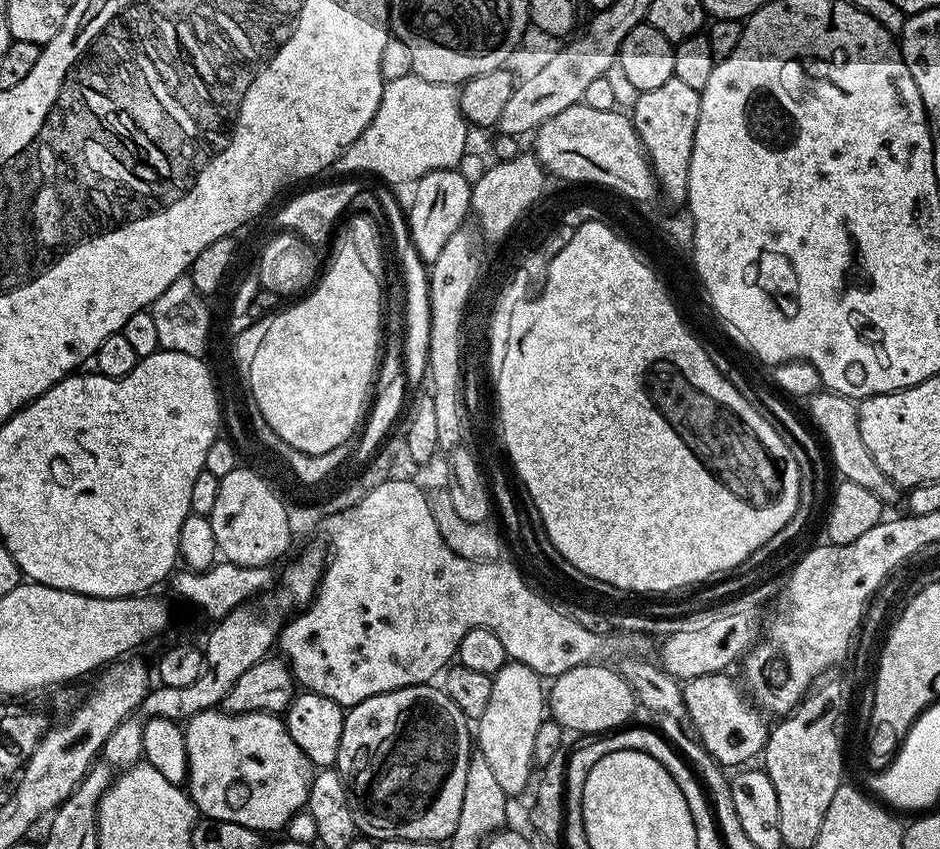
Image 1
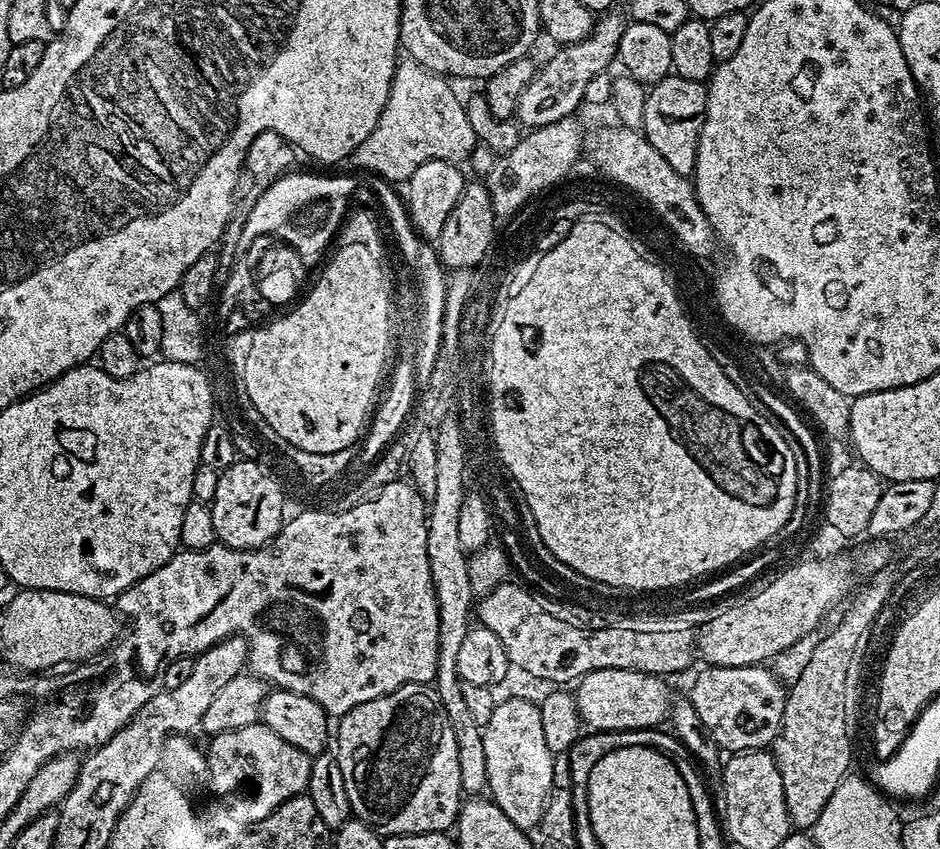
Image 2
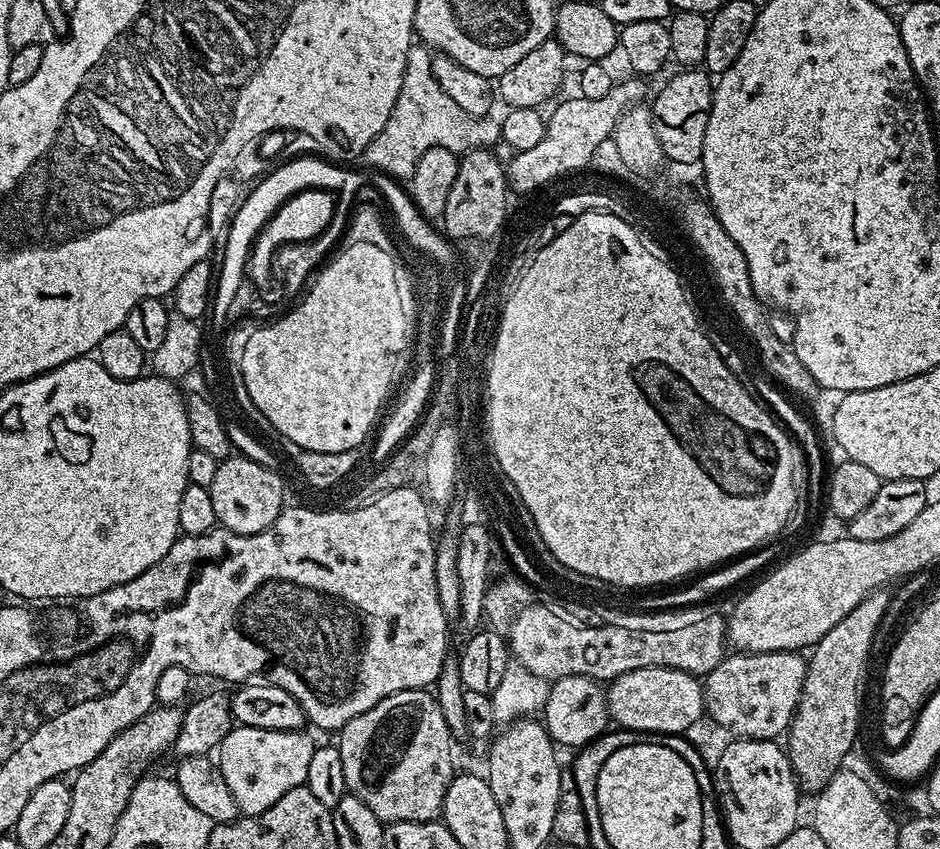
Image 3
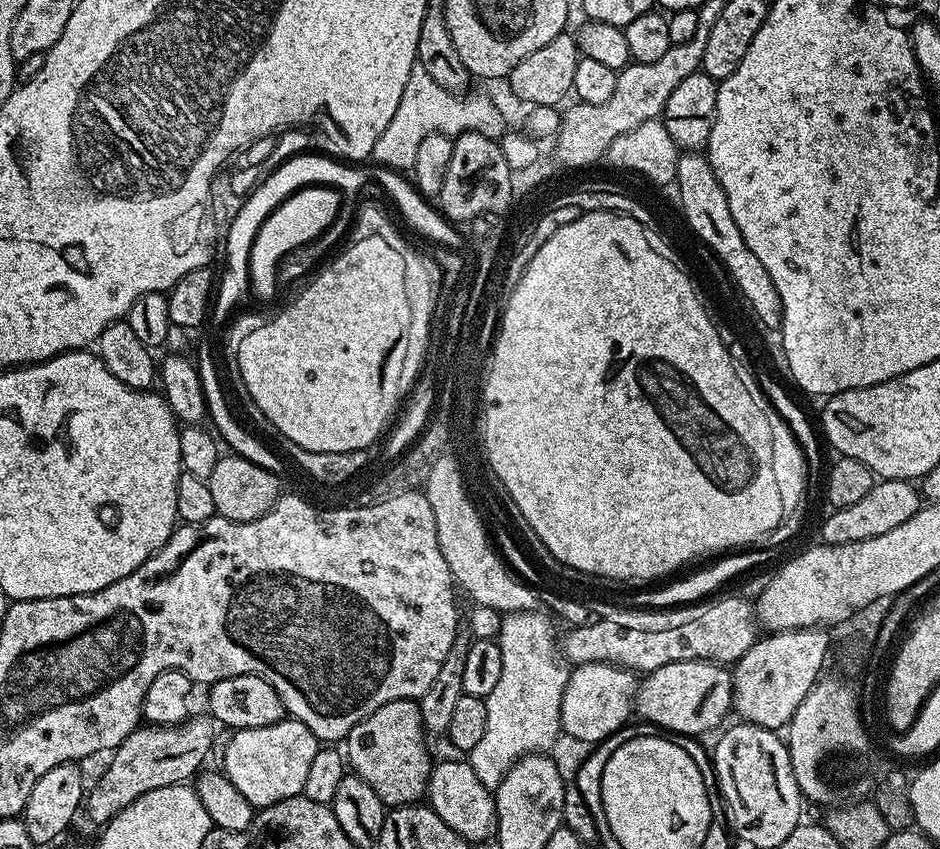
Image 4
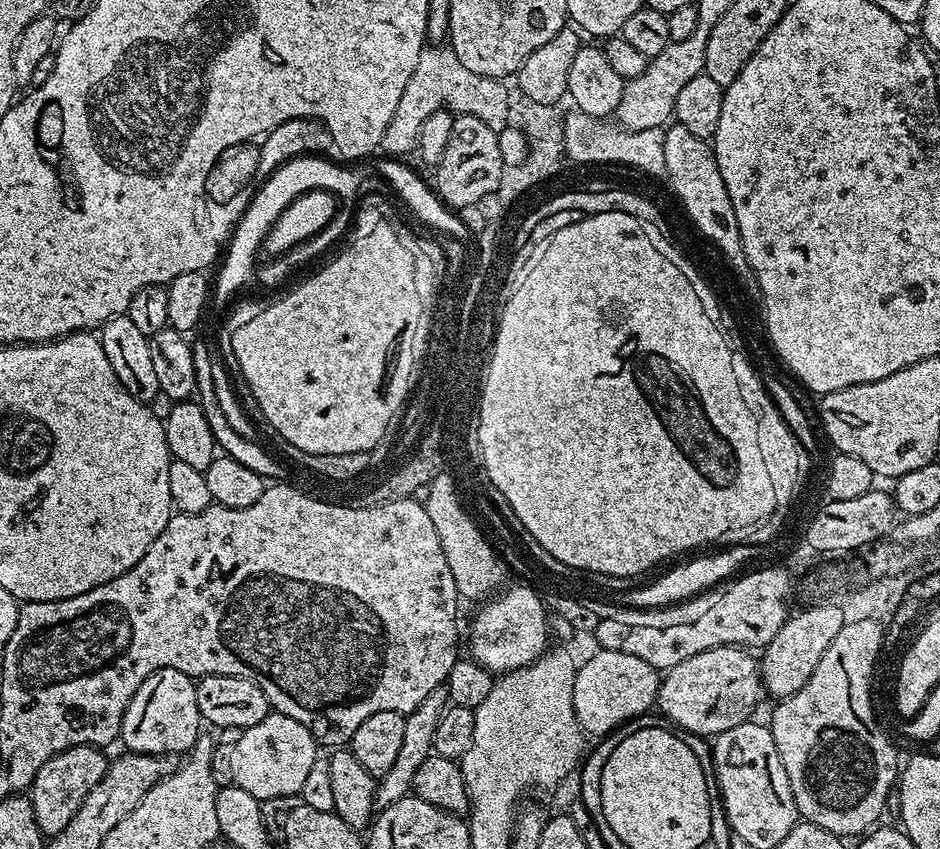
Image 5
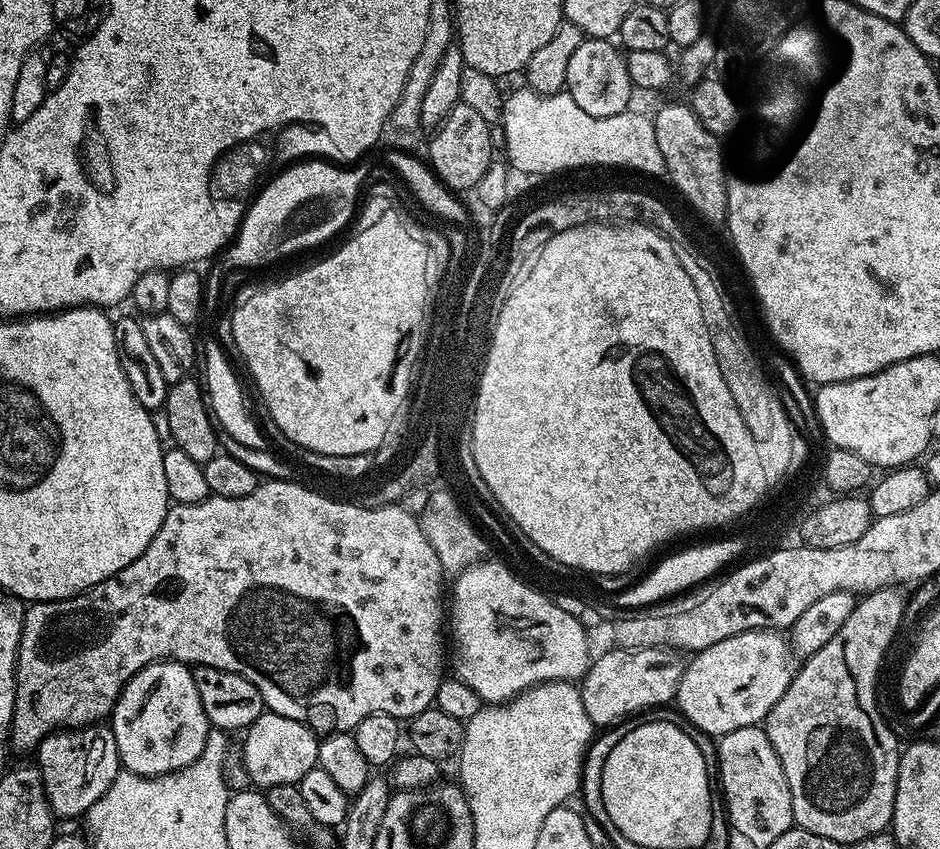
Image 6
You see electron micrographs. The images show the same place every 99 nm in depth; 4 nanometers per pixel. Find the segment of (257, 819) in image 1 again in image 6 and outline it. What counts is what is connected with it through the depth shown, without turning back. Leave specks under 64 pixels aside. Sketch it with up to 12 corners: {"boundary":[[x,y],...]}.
{"boundary":[[266,710],[243,736],[244,768],[267,790],[317,767],[317,733]]}

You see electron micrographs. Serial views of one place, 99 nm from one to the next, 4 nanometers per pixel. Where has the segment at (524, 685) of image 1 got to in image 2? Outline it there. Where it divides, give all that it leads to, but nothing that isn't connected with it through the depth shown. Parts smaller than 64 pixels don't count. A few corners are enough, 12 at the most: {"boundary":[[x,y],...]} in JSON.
{"boundary":[[503,700],[482,725],[487,791],[539,825],[554,778],[539,703]]}

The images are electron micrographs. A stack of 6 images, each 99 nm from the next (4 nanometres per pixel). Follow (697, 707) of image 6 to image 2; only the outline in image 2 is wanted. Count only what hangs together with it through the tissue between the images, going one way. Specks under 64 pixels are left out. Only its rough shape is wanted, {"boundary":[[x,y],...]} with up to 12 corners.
{"boundary":[[594,670],[574,688],[581,721],[632,732],[669,719],[650,672]]}

